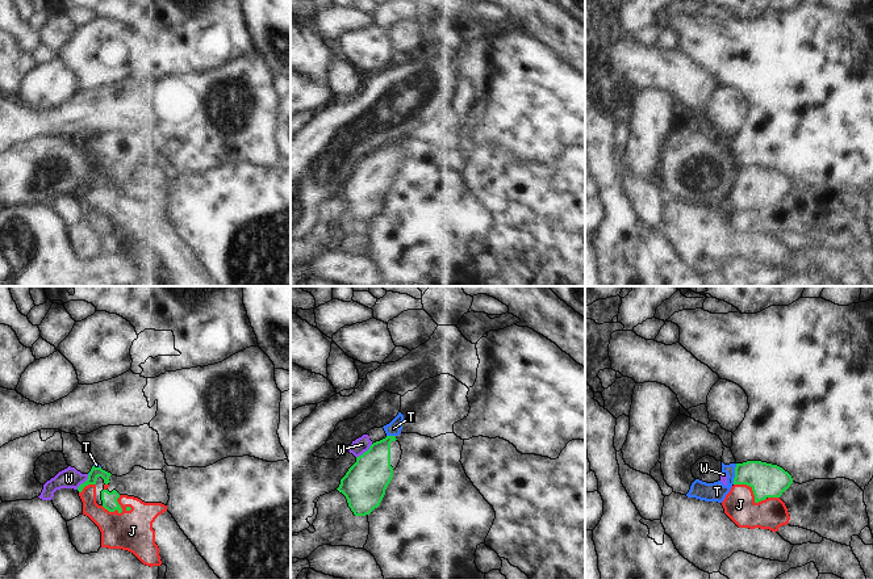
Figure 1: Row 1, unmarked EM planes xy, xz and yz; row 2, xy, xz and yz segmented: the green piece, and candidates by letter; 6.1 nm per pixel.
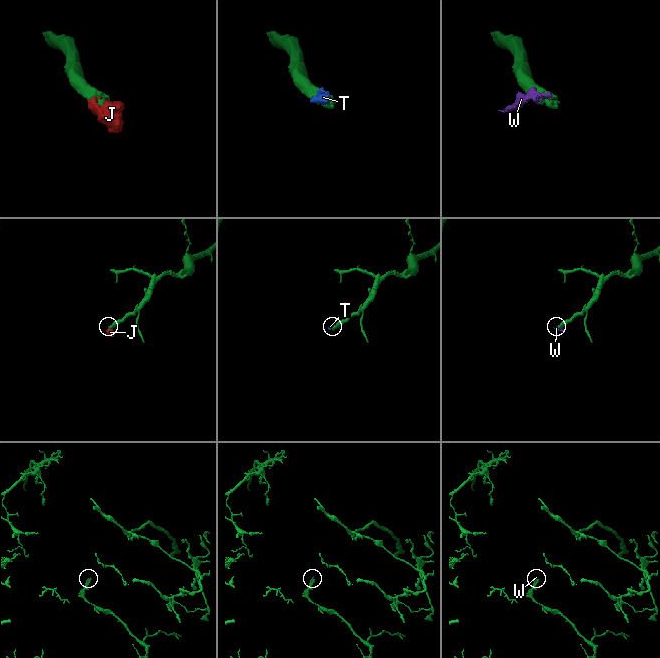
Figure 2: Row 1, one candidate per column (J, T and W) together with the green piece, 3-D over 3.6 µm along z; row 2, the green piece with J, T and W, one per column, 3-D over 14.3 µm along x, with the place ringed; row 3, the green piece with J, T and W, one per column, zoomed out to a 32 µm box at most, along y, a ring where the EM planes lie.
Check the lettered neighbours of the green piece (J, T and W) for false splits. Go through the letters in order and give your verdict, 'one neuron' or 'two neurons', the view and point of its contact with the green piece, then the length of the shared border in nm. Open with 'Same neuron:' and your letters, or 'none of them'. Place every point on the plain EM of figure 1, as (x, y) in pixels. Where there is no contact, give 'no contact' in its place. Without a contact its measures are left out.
Same neuron: J
J: one neuron; meets green in yz at (752, 196); contact 220 nm long
T: two neurons; meets green in yz at (735, 180); contact 130 nm long
W: two neurons; meets green in xz at (364, 158); contact 130 nm long

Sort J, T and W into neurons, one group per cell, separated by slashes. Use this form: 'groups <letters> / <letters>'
groups J / T W

